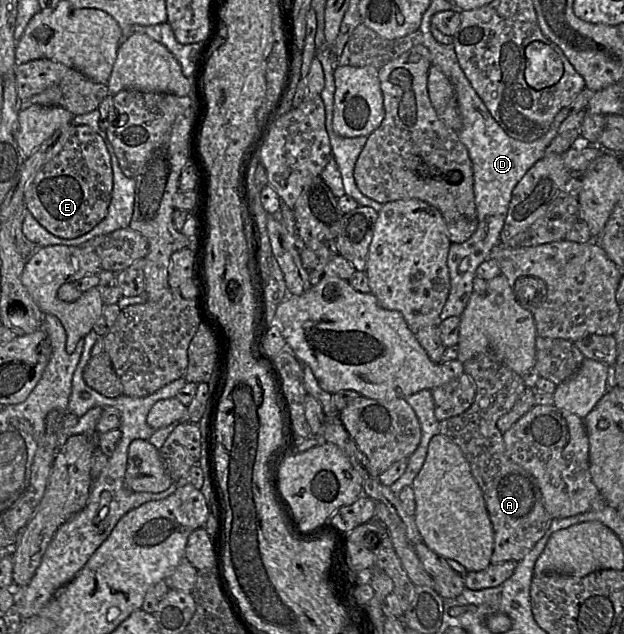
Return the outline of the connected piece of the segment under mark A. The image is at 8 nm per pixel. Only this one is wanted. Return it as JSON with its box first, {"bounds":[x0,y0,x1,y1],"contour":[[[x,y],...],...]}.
{"bounds":[439,354,552,562],"contour":[[[485,354],[466,361],[464,374],[475,382],[474,401],[462,414],[440,421],[439,434],[461,449],[483,493],[494,535],[491,562],[519,562],[546,534],[552,521],[544,508],[537,480],[509,458],[503,433],[497,428],[497,421],[511,410],[526,386],[521,375]]]}

